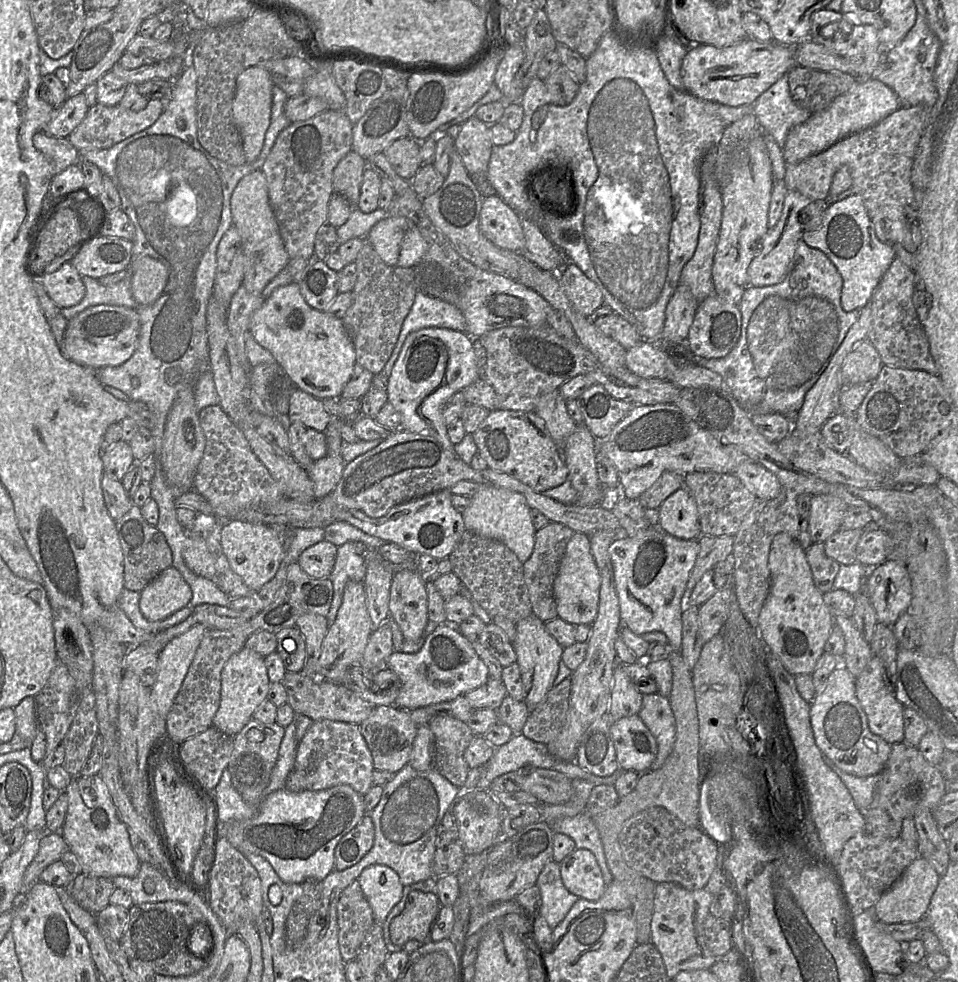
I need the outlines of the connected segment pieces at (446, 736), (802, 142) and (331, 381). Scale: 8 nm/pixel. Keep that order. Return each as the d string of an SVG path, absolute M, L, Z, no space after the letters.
M447 713L434 715L429 726L435 738L434 768L456 787L463 787L470 771L464 753L475 734L465 722Z
M871 77L860 79L847 93L837 97L826 109L793 127L783 147L786 165L798 163L820 153L843 138L868 129L901 107L897 94L881 81Z
M295 282L277 288L264 300L251 317L248 333L273 354L297 389L319 399L340 397L357 363L342 319L310 307Z

